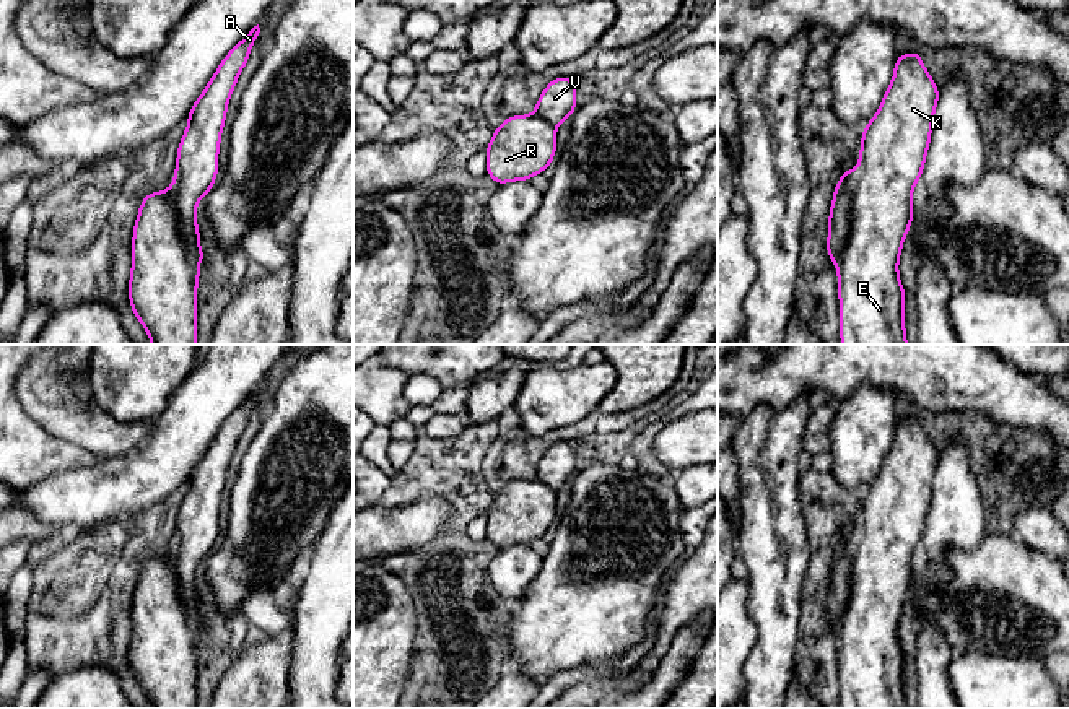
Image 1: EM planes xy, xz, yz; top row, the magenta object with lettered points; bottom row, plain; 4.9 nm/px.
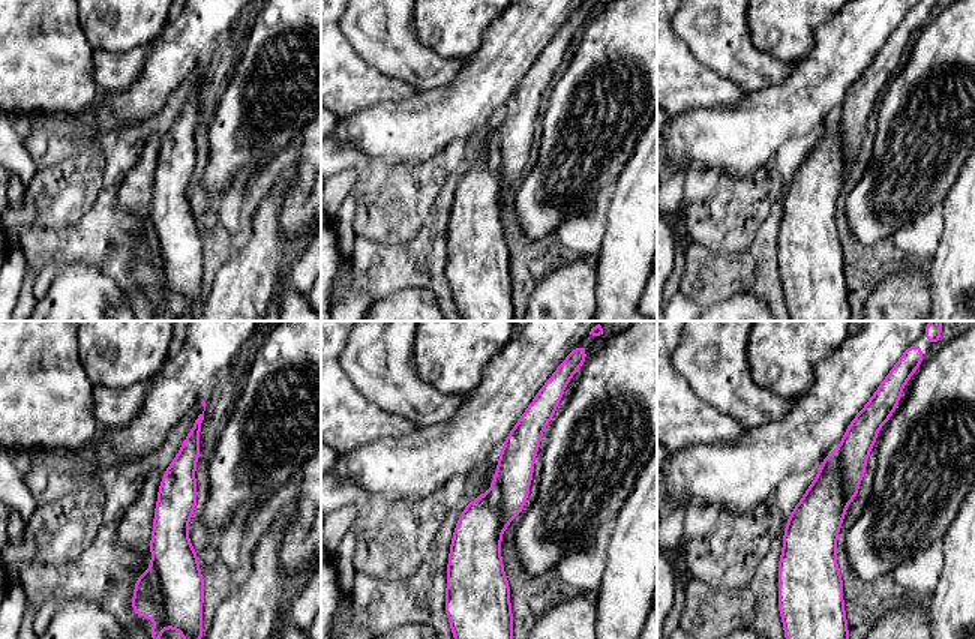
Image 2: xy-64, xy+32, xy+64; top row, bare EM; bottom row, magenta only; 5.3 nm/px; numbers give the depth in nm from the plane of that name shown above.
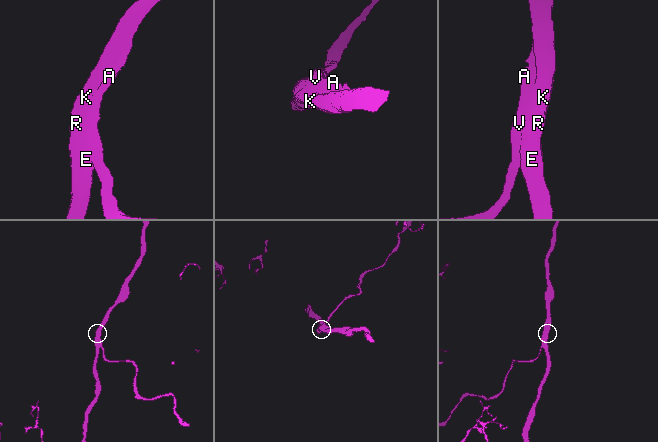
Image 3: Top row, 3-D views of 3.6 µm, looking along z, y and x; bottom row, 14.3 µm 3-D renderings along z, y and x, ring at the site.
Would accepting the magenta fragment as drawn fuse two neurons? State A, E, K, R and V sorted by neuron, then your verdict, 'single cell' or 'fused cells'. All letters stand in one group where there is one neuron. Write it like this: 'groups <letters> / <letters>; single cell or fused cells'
groups A E K R V; single cell

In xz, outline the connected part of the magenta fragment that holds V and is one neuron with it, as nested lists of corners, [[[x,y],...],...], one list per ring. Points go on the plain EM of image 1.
[[[574,442],[552,444],[532,480],[513,480],[496,494],[485,515],[487,538],[500,550],[542,538],[555,522],[556,489],[576,473]]]

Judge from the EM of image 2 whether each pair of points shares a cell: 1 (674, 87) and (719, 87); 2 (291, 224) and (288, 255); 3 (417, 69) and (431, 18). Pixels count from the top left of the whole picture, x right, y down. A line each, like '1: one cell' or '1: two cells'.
1: one cell
2: two cells
3: two cells

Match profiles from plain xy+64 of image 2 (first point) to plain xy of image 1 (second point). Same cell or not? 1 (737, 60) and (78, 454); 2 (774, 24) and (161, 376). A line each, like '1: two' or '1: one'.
1: two
2: one

